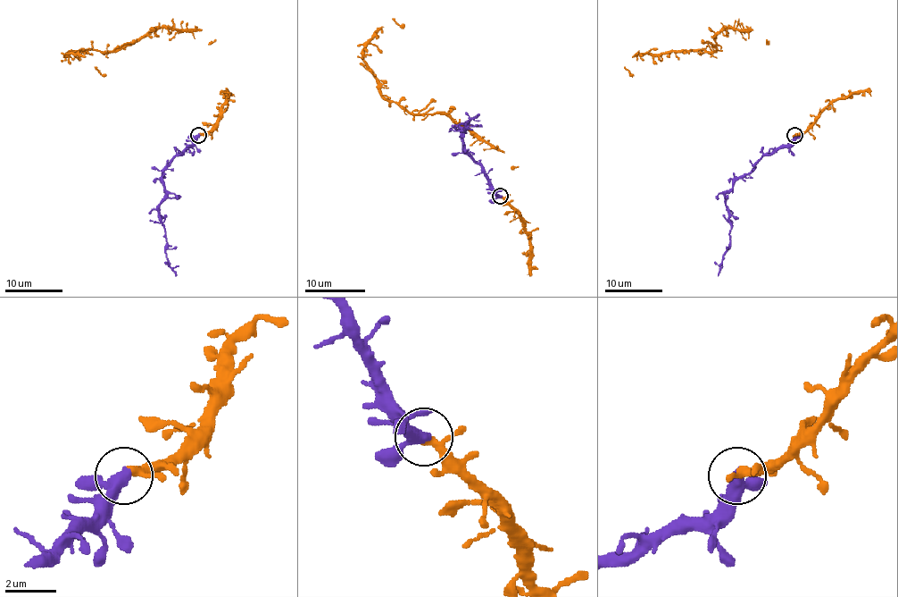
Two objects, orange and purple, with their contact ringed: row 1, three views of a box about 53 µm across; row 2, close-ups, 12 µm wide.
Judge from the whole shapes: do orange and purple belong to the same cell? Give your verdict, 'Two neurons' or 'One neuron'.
One neuron

